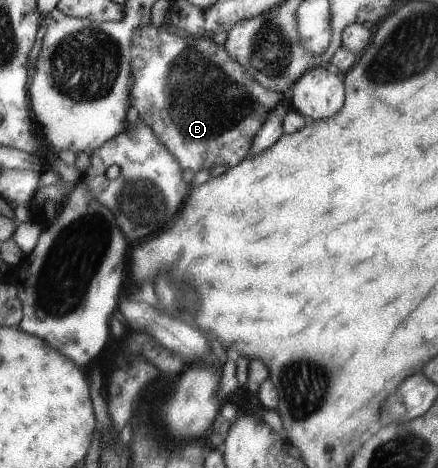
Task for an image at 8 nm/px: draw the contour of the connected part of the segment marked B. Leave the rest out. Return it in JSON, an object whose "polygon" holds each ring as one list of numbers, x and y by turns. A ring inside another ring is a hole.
{"polygon":[[151,23,143,25,143,27,137,27,132,33,131,42,131,55,132,55,132,72,133,72,133,87,132,87,132,106,137,111,138,120,141,123,145,123,149,129,156,135,156,138,160,140,162,144,169,150,169,155,173,155,173,159,177,160,177,163,181,164,181,169,191,169,196,172,200,169,211,169,215,165,223,165,224,167,233,167,245,159,249,151,249,143,257,133,257,130,263,125,265,118,268,118,269,112,273,111,273,108,280,106,280,103,285,99,285,95,282,92,274,92,268,88,261,87,260,83,257,83,253,79,252,75,245,71,241,67,237,60,233,59,227,51,225,51,224,45,220,46,213,42,210,35,175,35,175,33,169,33,161,27,155,27]]}

